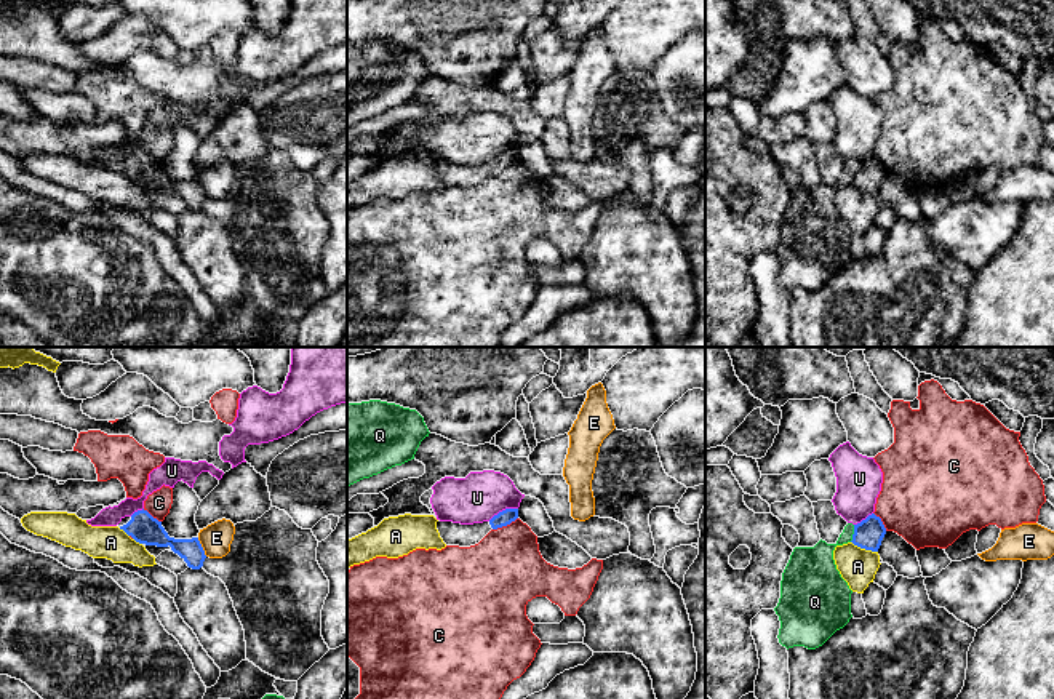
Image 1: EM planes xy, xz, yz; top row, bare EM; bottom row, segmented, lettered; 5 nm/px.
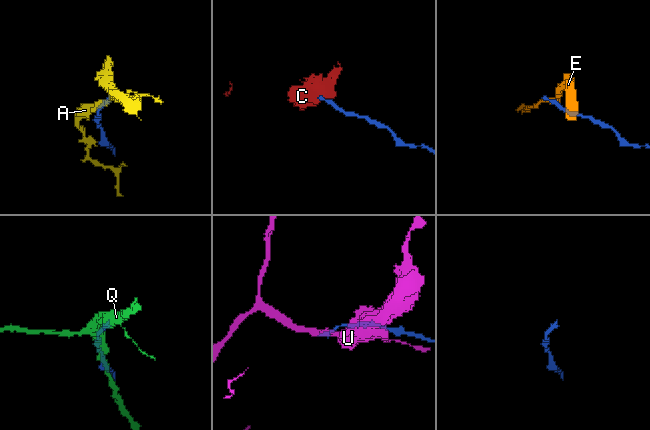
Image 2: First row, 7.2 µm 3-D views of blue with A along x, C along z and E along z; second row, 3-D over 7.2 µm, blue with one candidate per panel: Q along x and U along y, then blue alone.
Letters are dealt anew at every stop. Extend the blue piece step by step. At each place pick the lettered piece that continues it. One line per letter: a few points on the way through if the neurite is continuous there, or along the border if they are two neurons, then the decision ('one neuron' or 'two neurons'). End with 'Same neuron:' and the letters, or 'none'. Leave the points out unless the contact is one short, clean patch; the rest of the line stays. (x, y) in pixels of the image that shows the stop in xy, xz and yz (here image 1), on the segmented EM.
A: two neurons
C: border xz (517, 517), (493, 530); two neurons
E: border xy (197, 538), (207, 555); two neurons
Q: border yz (854, 525), (850, 541); two neurons
U: border xz (517, 507), (499, 511), (488, 520); two neurons
Same neuron: none

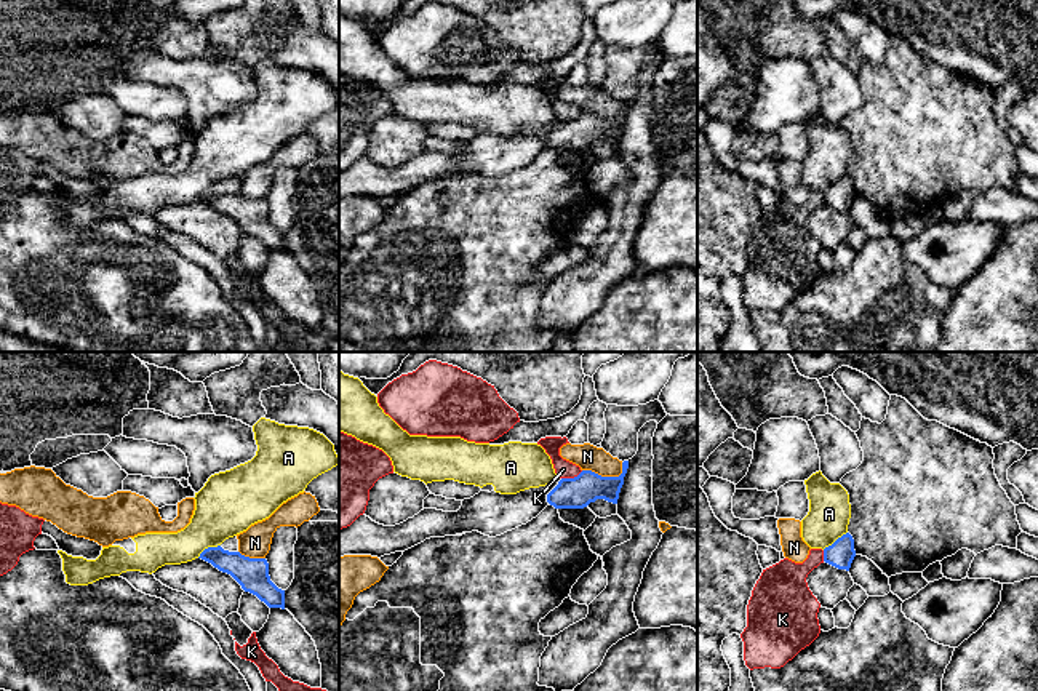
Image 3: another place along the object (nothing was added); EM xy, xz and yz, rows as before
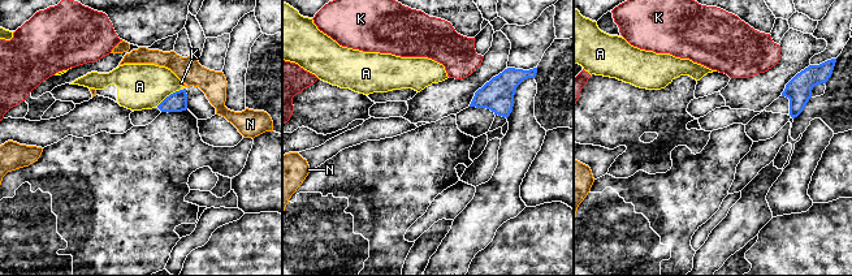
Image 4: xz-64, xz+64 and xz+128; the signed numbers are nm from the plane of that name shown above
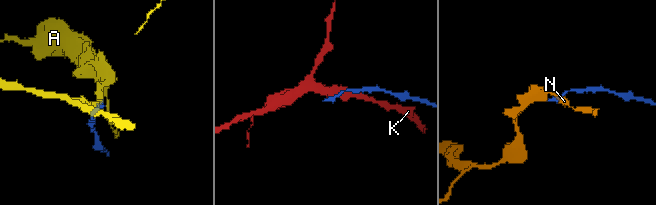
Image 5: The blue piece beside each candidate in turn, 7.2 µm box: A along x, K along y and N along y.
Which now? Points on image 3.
A: border xy (219, 544), (208, 546), (197, 557); two neurons
K: border xz (582, 471), (573, 477), (562, 479); two neurons
N: border xz (622, 463), (622, 471), (618, 475), (598, 475), (582, 469); two neurons
Same neuron: none

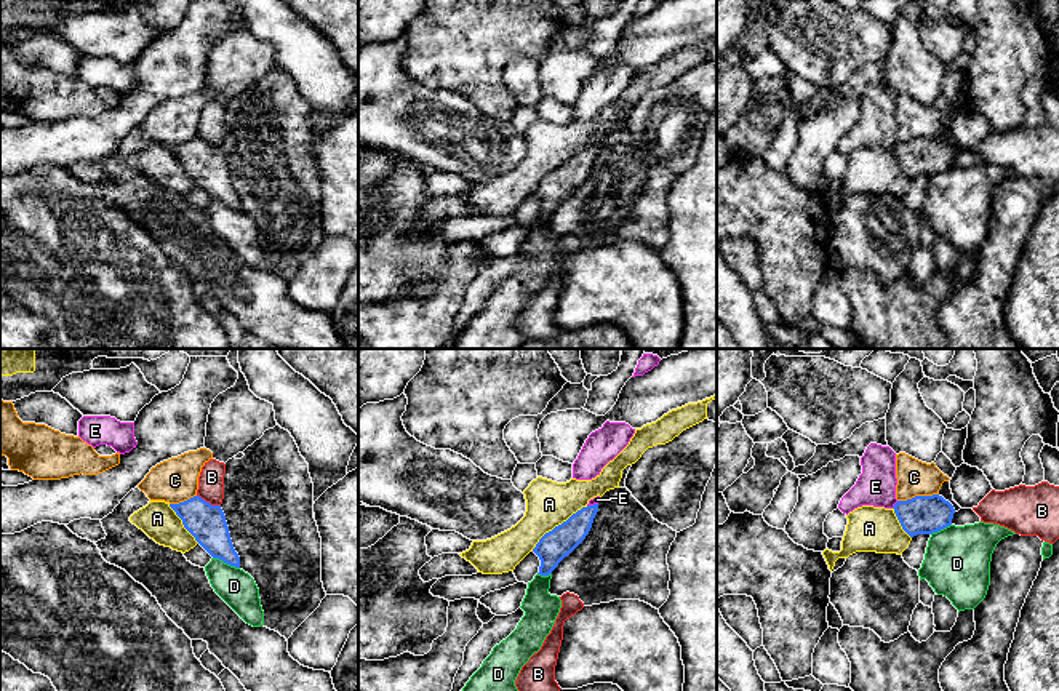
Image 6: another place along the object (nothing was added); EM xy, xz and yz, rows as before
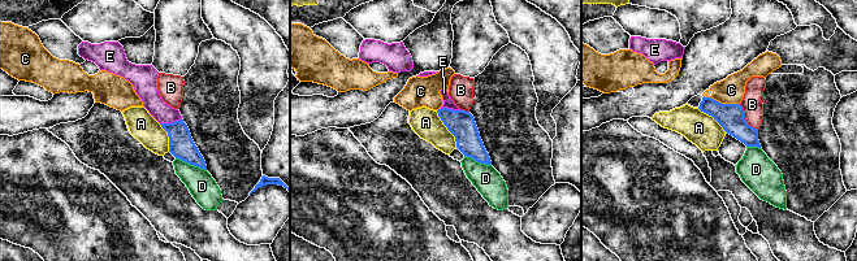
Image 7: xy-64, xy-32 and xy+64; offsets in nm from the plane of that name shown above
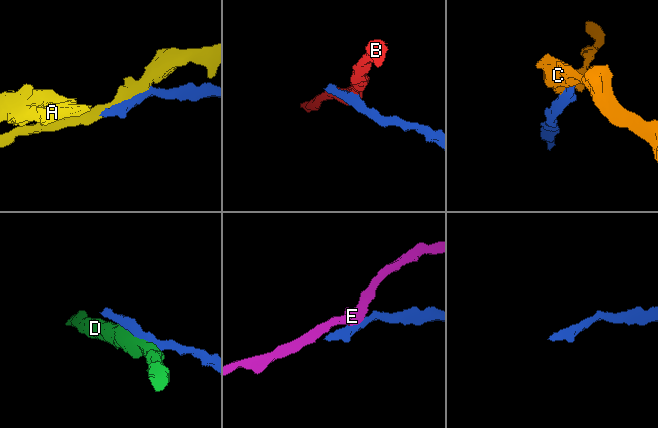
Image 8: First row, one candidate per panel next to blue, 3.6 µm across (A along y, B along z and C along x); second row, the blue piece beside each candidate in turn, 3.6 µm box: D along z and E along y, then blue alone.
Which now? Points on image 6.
A: two neurons
B: border xy (197, 495), (219, 506); two neurons
C: border yz (938, 493), (898, 501); two neurons
D: two neurons
E: border yz (898, 501), (891, 507); two neurons
Same neuron: none

